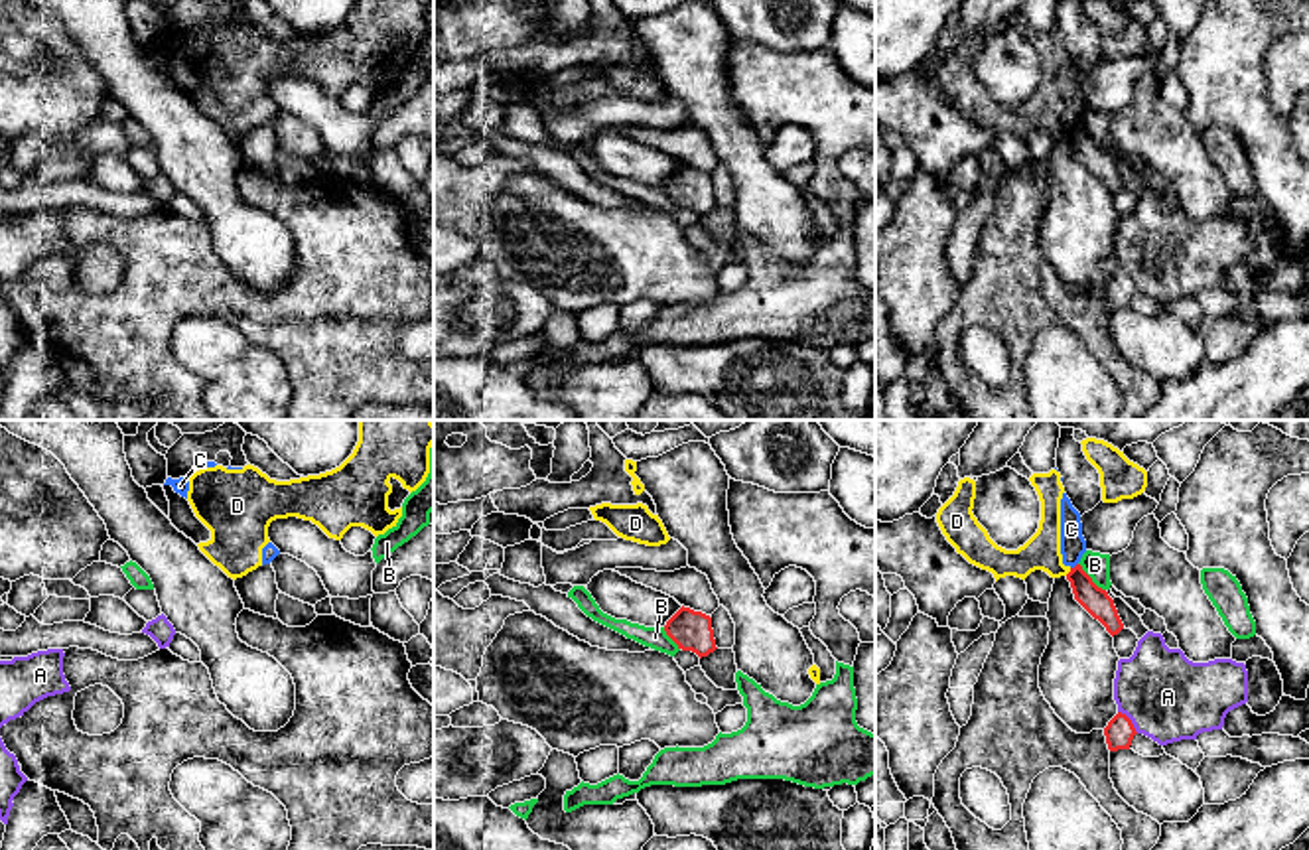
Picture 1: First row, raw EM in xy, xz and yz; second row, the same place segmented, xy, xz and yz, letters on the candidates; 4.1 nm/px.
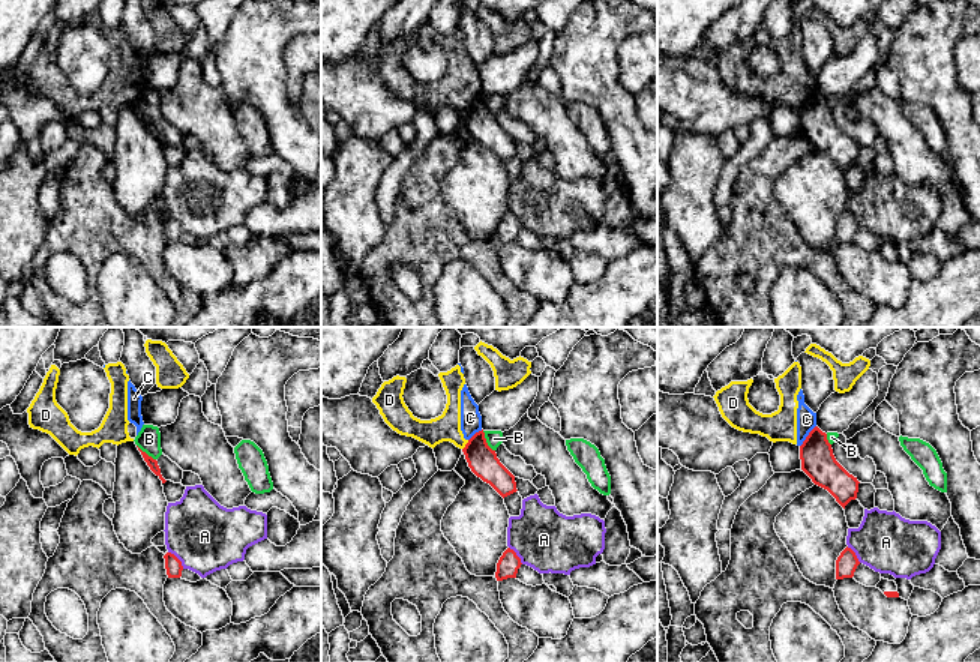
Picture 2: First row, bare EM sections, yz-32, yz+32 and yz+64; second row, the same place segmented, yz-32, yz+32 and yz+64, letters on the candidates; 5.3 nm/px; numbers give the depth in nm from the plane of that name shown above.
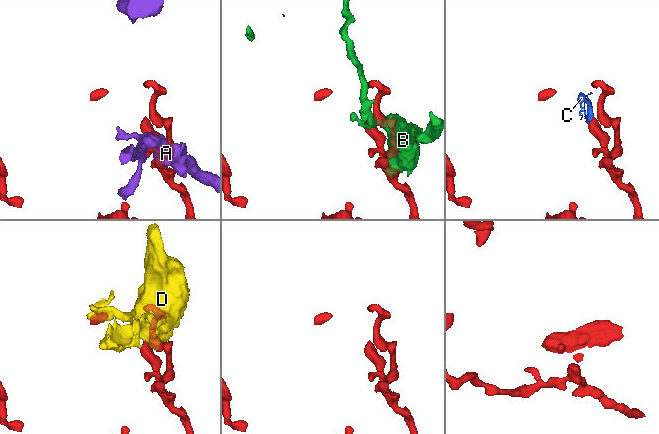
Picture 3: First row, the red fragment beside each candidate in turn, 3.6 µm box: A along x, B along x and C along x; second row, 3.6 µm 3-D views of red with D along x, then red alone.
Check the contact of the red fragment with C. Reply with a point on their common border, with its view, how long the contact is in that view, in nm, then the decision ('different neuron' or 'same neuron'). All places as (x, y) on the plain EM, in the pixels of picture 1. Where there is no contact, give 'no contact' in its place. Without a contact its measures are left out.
contact yz (1075, 125); length 40 nm; different neuron

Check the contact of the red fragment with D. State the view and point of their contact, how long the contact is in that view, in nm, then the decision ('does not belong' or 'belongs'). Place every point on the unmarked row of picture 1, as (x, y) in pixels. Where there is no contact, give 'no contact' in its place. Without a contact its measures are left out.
meets red in yz at (1069, 131); contact 40 nm long; does not belong

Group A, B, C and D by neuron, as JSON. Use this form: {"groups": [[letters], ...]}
{"groups": [["A"], ["B"], ["C", "D"]]}

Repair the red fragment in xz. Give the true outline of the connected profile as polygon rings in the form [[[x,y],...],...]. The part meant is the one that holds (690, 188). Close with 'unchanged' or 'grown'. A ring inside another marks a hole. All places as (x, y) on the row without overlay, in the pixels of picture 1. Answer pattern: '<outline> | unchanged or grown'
[[[682,164],[666,179],[664,189],[678,203],[678,207],[692,209],[700,217],[718,207],[712,187],[712,176],[702,170],[694,170]]] | unchanged

